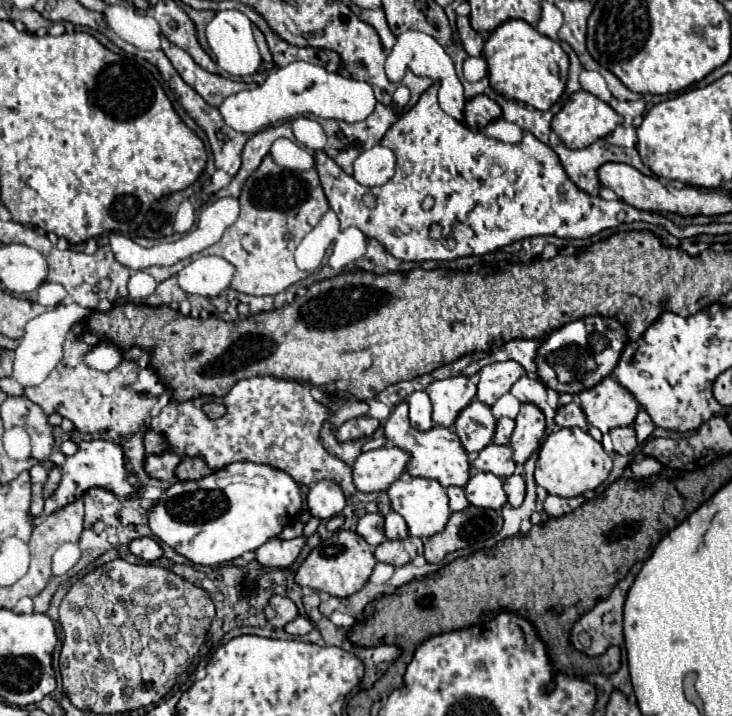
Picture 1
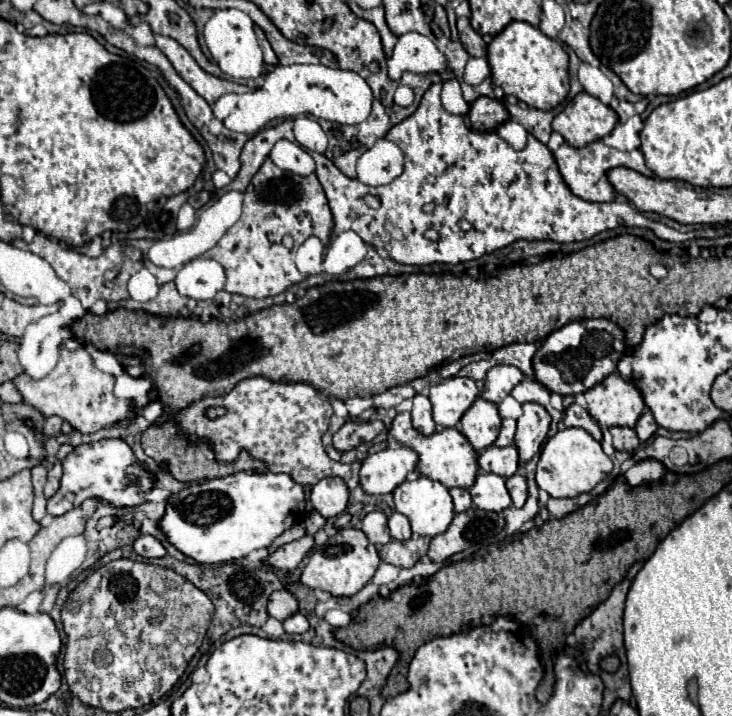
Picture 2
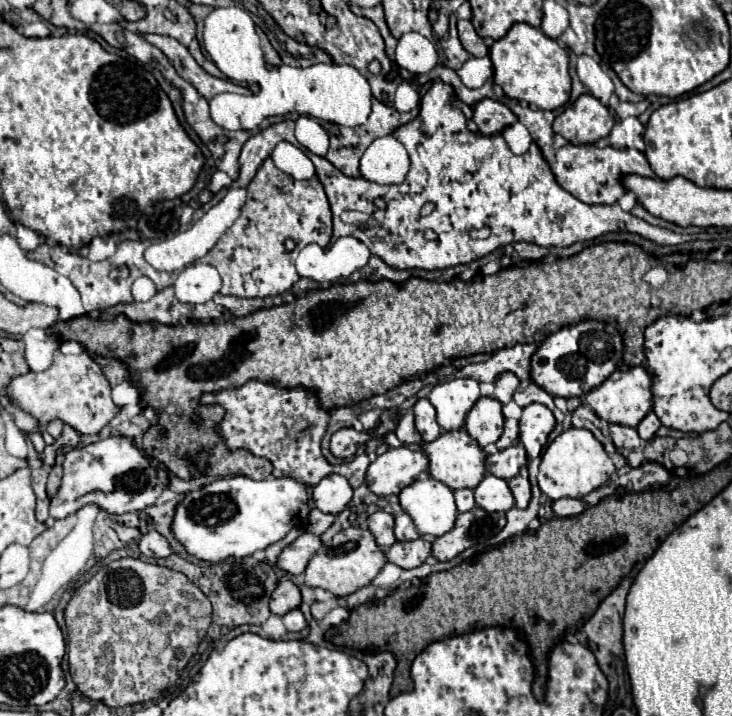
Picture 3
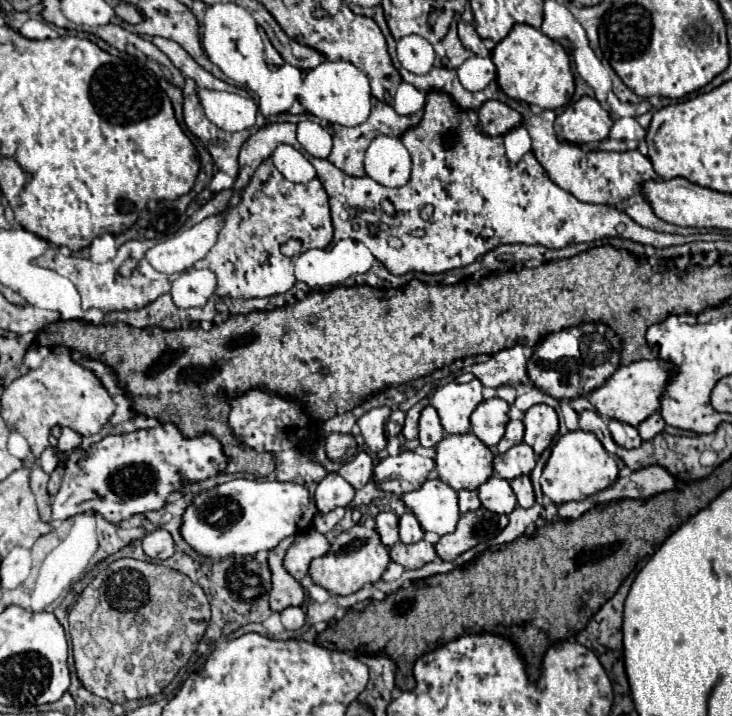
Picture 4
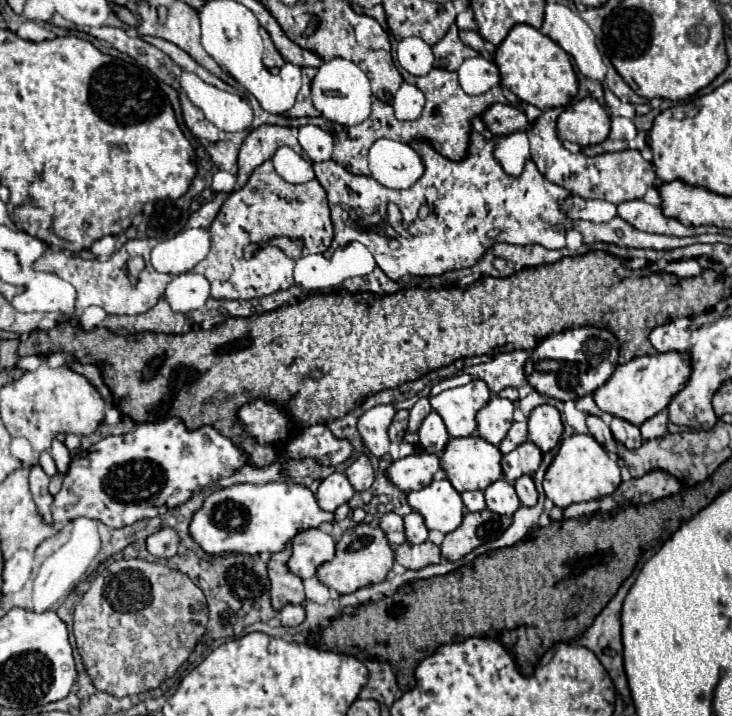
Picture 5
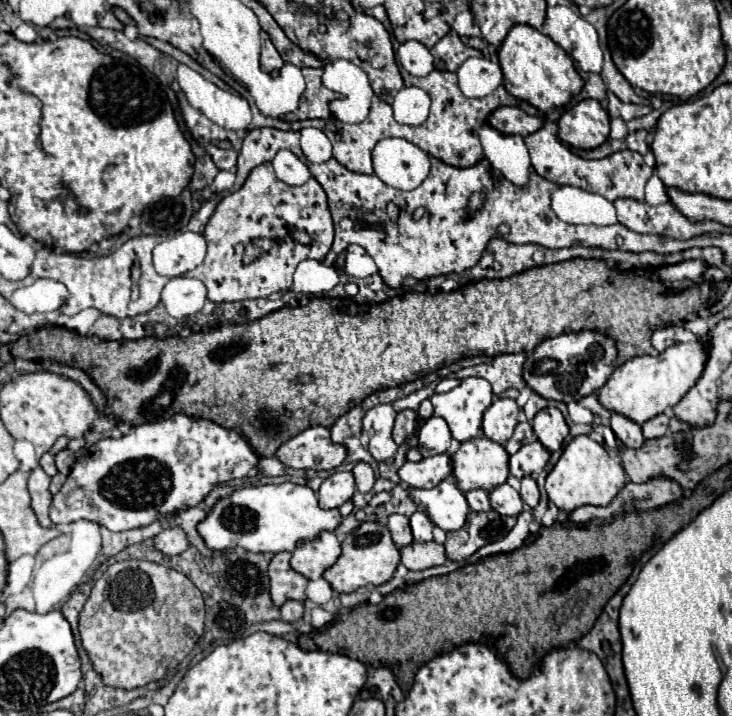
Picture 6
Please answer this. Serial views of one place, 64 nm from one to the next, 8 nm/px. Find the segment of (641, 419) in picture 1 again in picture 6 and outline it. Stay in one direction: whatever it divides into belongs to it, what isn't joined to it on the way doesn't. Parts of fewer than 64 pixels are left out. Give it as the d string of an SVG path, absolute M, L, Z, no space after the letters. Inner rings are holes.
M658 414L654 418L650 418L648 422L642 424L642 432L644 432L644 438L660 438L660 436L666 436L668 434L668 416L666 414Z

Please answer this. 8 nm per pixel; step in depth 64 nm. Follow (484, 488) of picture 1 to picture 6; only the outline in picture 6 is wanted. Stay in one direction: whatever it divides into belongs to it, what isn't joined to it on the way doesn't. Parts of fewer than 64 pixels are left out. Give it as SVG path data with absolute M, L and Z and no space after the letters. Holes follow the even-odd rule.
M502 484L496 490L492 490L490 502L492 502L492 508L502 516L518 516L524 510L524 502L520 494L510 484Z

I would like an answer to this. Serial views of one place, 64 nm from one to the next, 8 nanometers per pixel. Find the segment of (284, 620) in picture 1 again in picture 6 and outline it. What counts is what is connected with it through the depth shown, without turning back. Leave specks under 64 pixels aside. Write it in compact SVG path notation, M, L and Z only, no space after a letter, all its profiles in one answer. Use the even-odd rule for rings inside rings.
M280 552L270 562L270 570L268 570L270 594L276 606L282 606L286 600L298 600L298 602L306 600L304 590L306 590L308 578L292 570L290 556L292 556L290 552Z

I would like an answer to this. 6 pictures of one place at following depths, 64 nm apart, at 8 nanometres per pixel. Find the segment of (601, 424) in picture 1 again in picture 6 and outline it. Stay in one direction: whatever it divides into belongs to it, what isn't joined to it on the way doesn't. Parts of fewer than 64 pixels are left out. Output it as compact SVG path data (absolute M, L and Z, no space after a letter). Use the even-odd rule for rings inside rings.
M700 338L692 342L678 342L658 356L636 356L612 372L608 382L598 390L598 398L610 412L620 412L630 420L644 424L682 400L682 396L700 380L706 360L708 342Z

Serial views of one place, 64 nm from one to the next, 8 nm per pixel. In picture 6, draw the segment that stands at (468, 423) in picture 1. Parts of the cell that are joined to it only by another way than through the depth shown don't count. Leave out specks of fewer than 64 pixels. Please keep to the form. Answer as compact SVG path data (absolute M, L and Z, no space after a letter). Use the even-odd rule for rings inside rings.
M498 398L496 402L492 402L488 412L484 412L484 420L482 420L484 434L498 444L506 444L514 434L520 410L522 408L516 404L516 400Z

